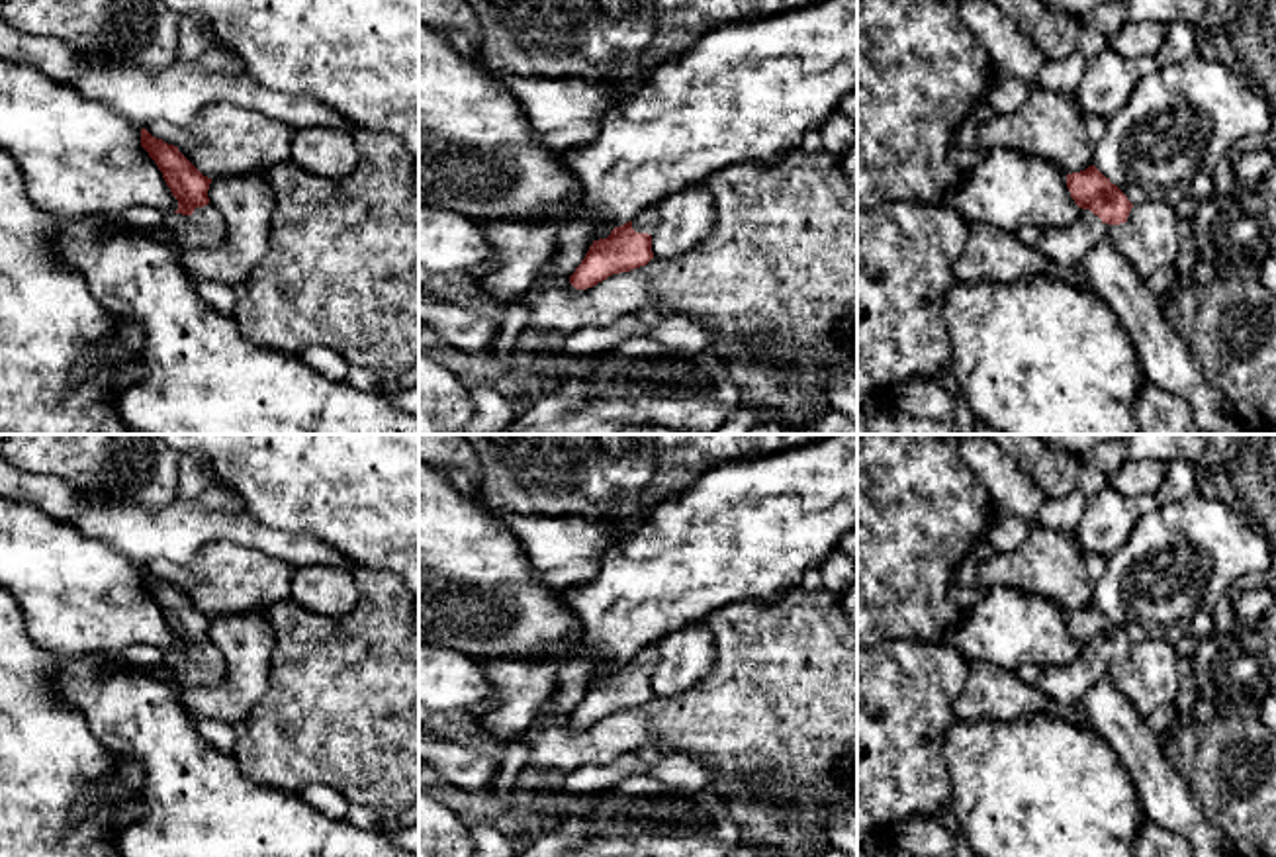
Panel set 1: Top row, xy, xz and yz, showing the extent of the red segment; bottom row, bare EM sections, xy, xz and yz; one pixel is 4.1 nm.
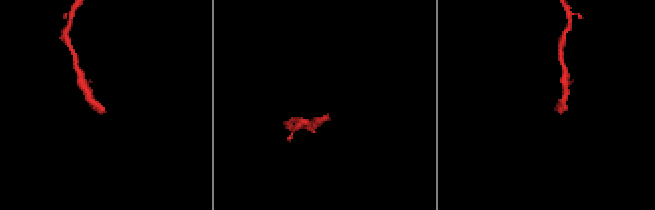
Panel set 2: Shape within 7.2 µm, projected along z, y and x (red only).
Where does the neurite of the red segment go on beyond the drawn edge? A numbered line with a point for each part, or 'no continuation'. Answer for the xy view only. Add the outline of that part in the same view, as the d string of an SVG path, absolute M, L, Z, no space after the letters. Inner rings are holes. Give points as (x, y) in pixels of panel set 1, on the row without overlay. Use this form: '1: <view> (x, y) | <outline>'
1: xy (202, 668) | M211 642L196 646L192 654L170 652L166 667L176 691L223 685L227 673L225 659Z

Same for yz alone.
1: yz (1065, 685) | M1078 646L1071 663L1043 669L1033 685L1057 704L1080 706L1084 693L1106 675L1110 665L1090 648Z

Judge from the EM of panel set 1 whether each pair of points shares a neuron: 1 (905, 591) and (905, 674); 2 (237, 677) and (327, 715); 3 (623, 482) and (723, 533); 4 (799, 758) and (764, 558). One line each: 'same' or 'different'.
1: different
2: different
3: different
4: different

